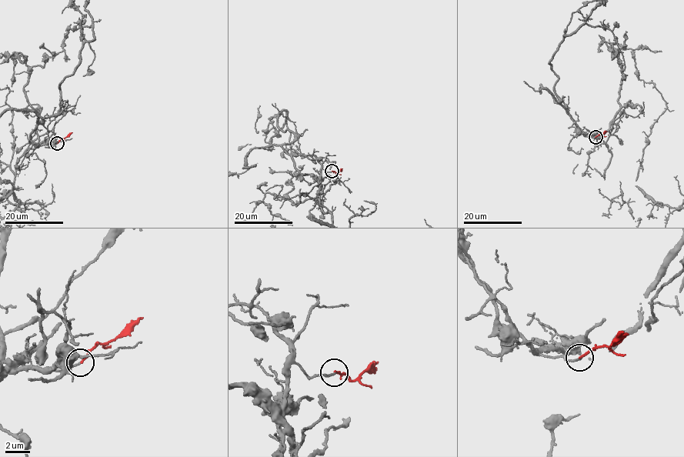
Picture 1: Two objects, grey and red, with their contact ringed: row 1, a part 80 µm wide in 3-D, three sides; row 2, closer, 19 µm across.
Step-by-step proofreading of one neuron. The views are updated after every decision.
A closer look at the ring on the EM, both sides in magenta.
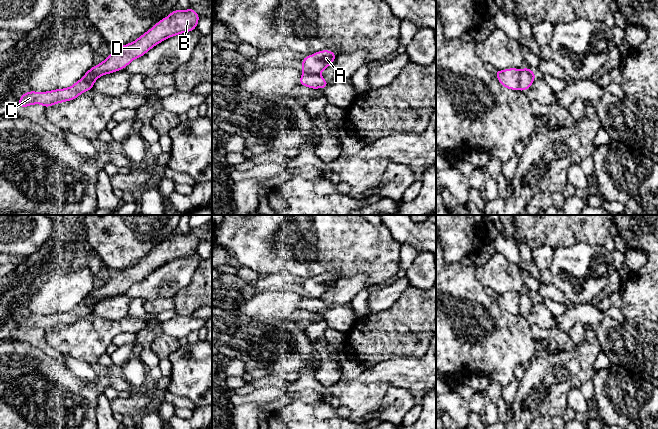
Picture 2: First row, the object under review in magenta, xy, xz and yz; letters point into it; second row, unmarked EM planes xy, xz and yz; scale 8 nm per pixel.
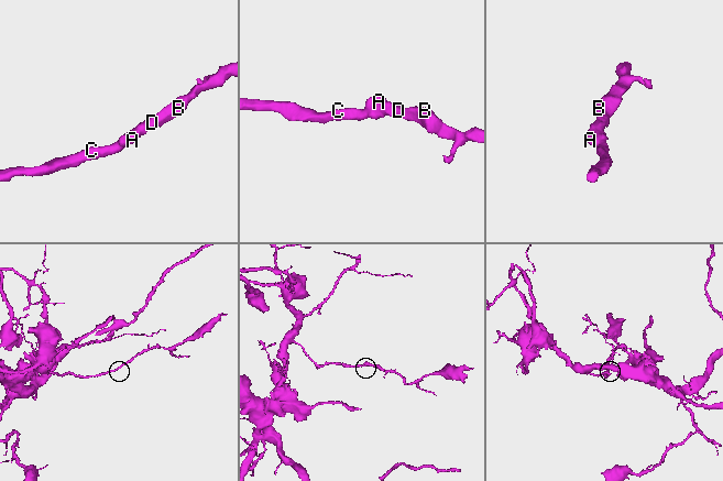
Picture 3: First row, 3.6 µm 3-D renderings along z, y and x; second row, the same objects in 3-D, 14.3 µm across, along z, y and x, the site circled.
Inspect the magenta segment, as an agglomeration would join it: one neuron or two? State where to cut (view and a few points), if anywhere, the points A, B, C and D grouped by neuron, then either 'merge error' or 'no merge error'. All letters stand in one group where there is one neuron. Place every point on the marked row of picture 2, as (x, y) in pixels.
cut in yz along (521, 70), (518, 89); A B D / C; merge error

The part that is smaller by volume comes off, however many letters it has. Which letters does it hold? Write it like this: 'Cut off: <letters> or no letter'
Cut off: A, B, D

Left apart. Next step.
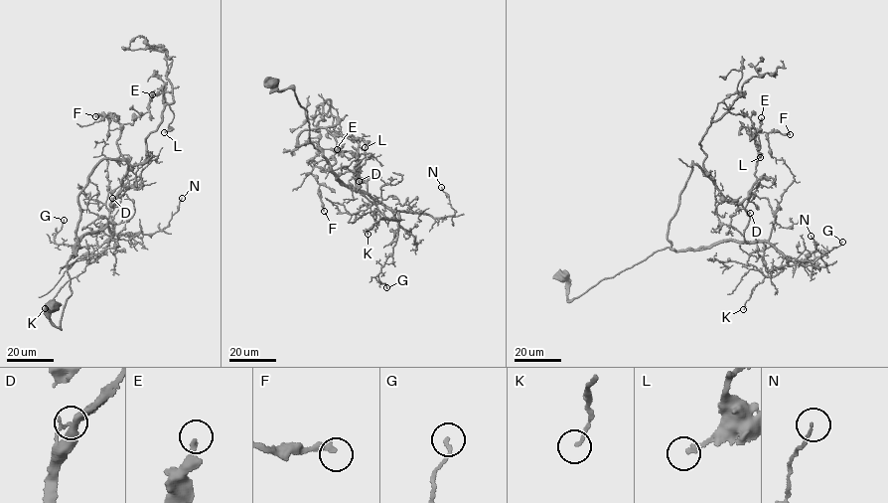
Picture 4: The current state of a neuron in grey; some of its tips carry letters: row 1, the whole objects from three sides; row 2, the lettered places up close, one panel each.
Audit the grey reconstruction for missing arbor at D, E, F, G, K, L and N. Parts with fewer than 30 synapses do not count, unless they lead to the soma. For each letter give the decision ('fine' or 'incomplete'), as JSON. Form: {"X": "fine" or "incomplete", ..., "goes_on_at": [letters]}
{"D": "fine", "E": "fine", "F": "fine", "G": "fine", "K": "fine", "L": "fine", "N": "fine", "goes_on_at": []}

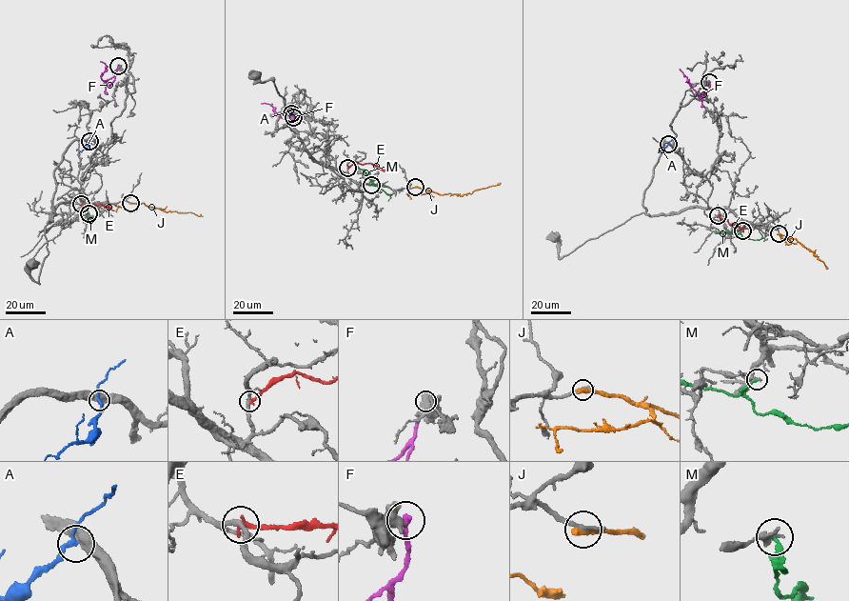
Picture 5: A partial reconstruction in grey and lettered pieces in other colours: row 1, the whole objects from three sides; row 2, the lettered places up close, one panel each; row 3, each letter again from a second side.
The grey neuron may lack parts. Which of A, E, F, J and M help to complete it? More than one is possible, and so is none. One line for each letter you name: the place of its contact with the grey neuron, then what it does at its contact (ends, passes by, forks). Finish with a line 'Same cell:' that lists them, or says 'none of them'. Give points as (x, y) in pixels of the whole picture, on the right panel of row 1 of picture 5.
Same cell: none of them

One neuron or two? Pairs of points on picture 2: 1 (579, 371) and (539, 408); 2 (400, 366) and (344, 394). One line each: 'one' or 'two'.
1: one
2: one

